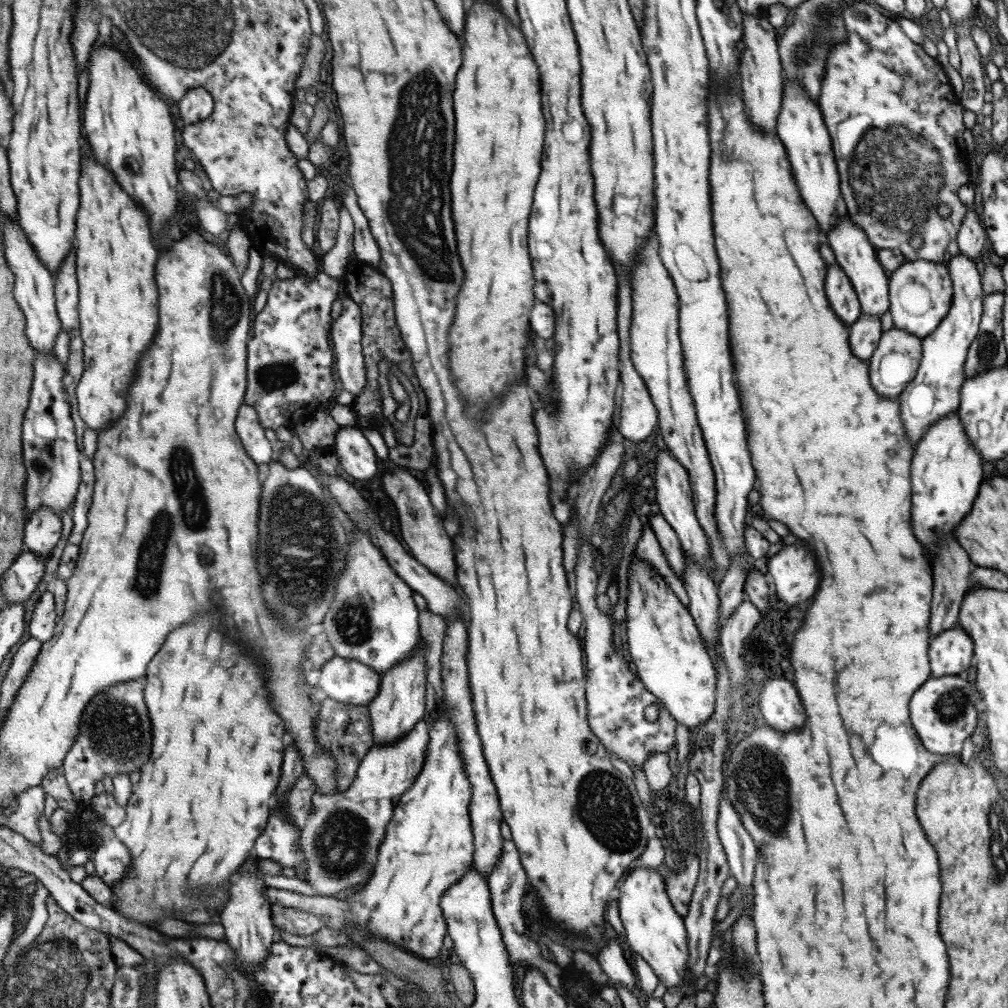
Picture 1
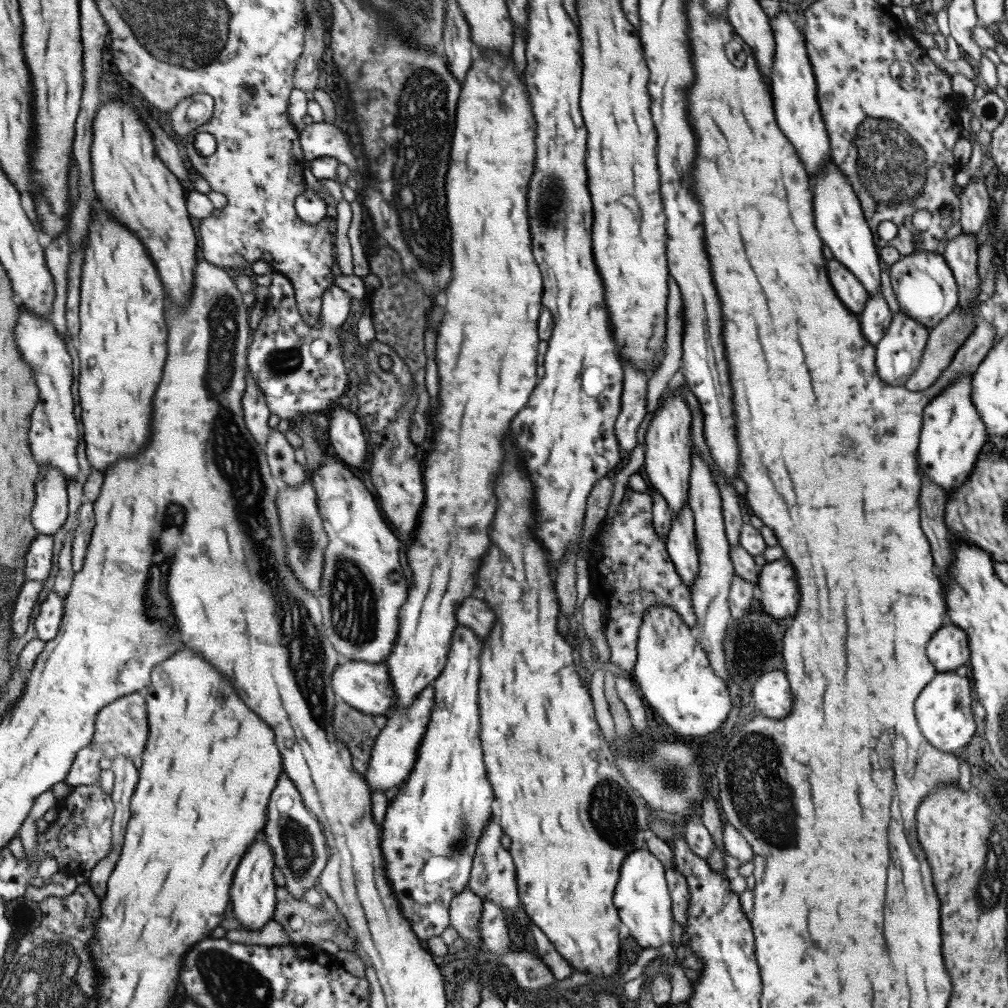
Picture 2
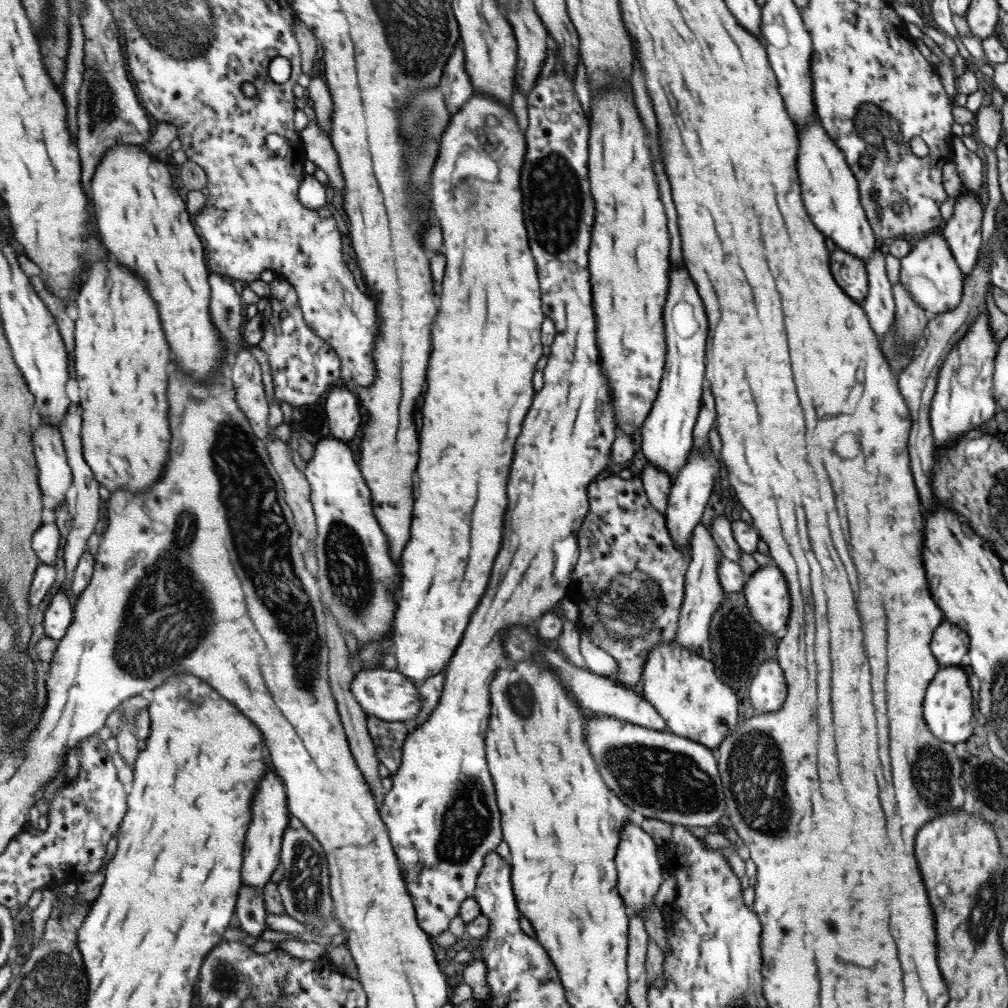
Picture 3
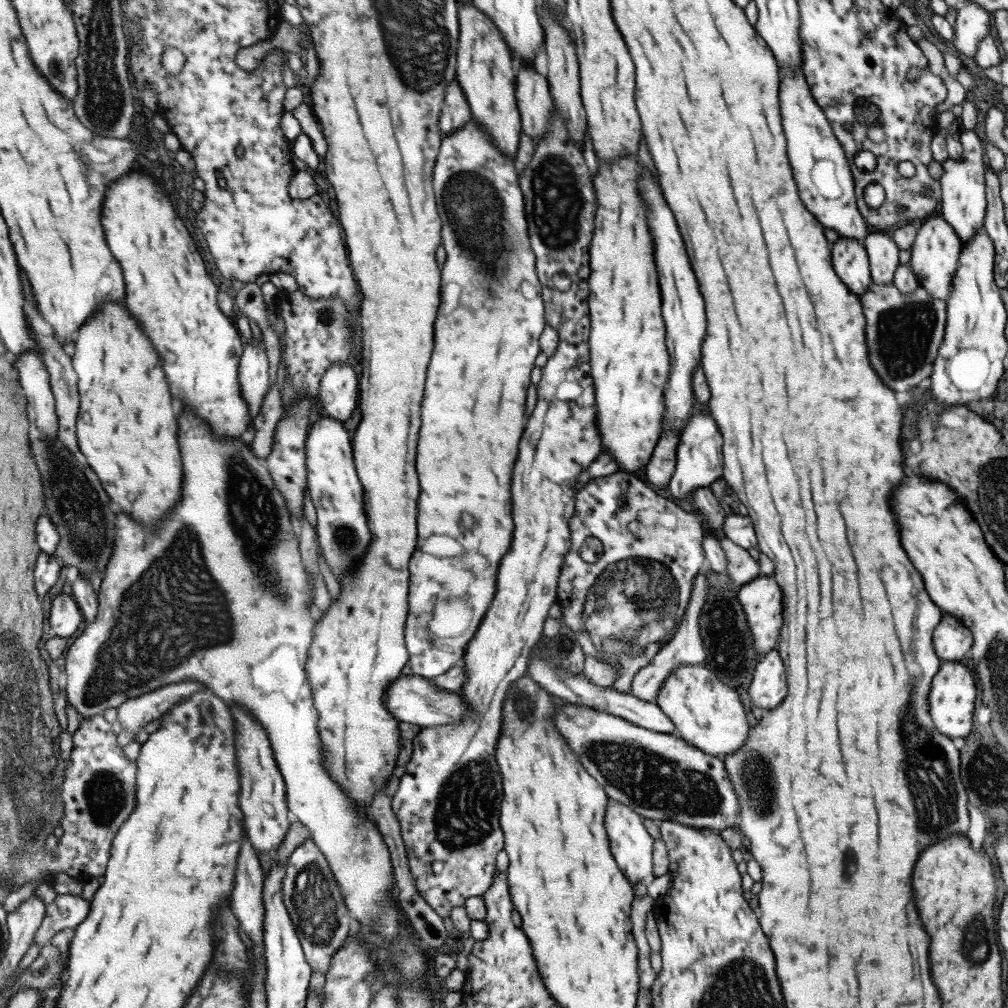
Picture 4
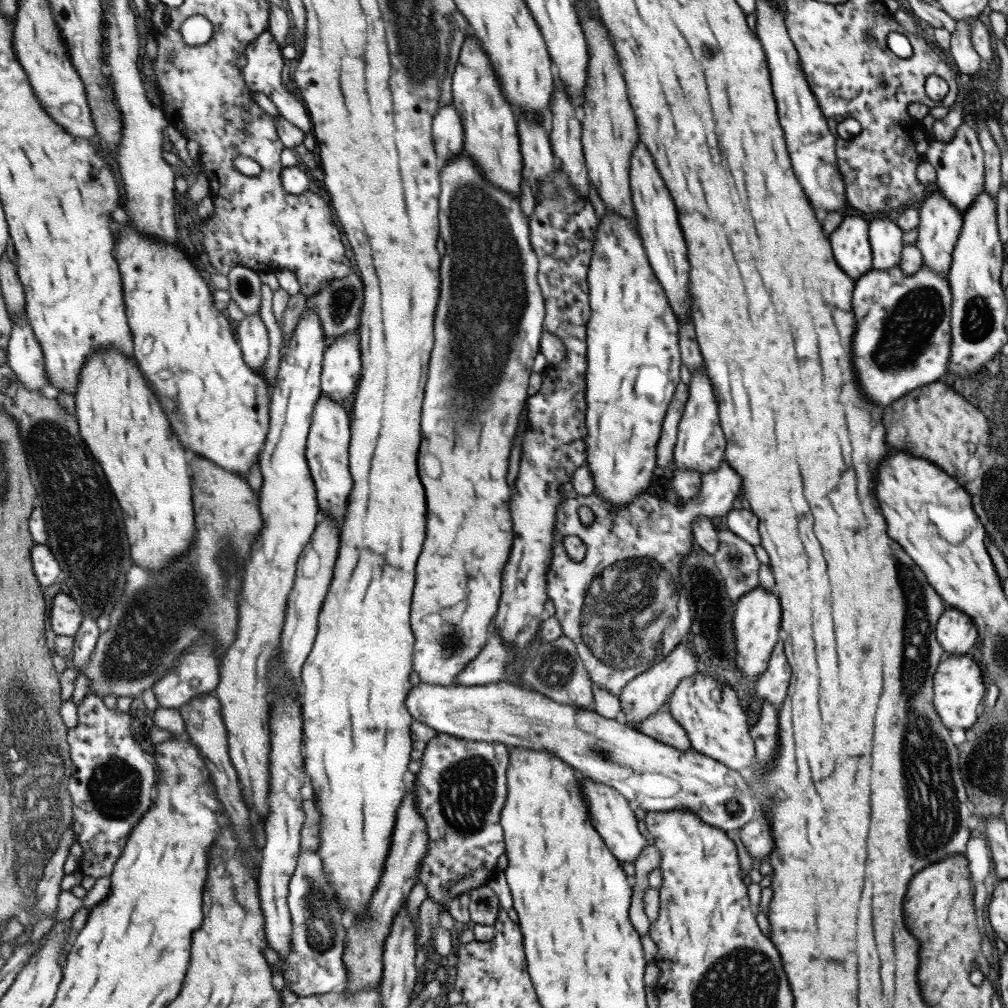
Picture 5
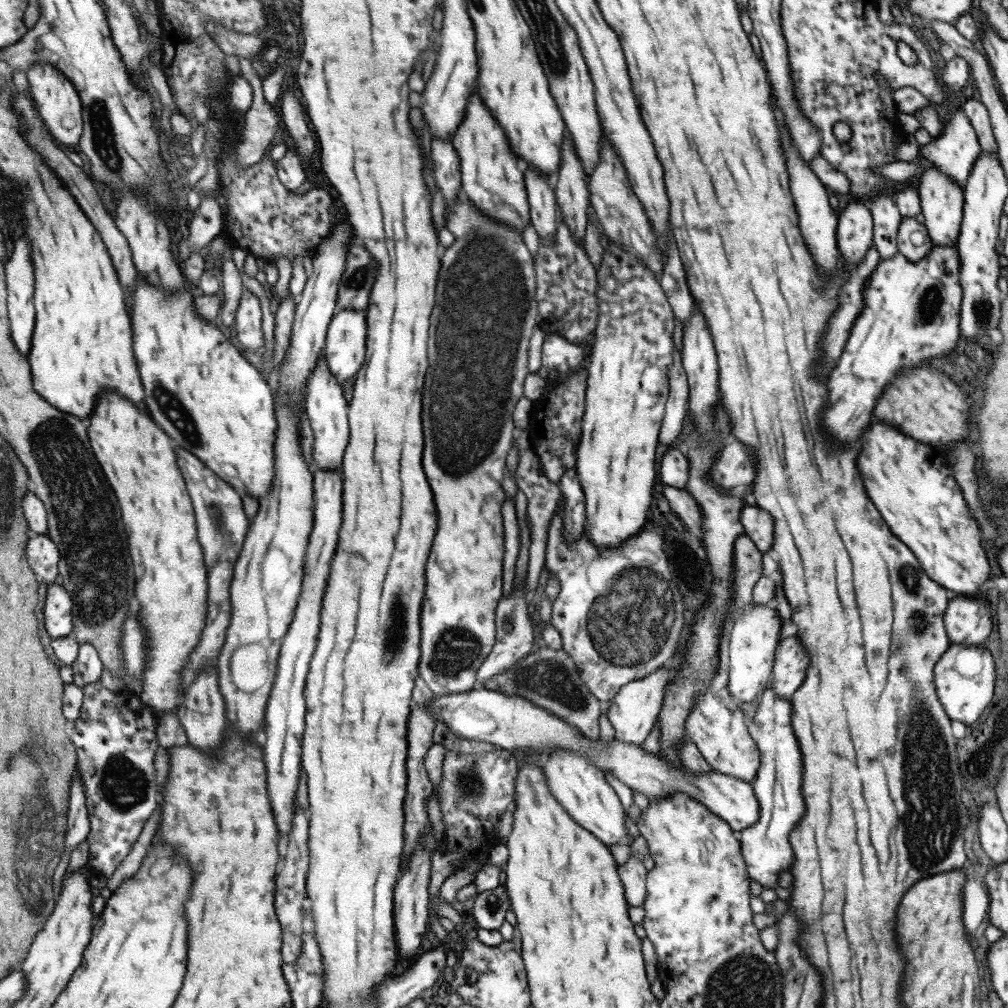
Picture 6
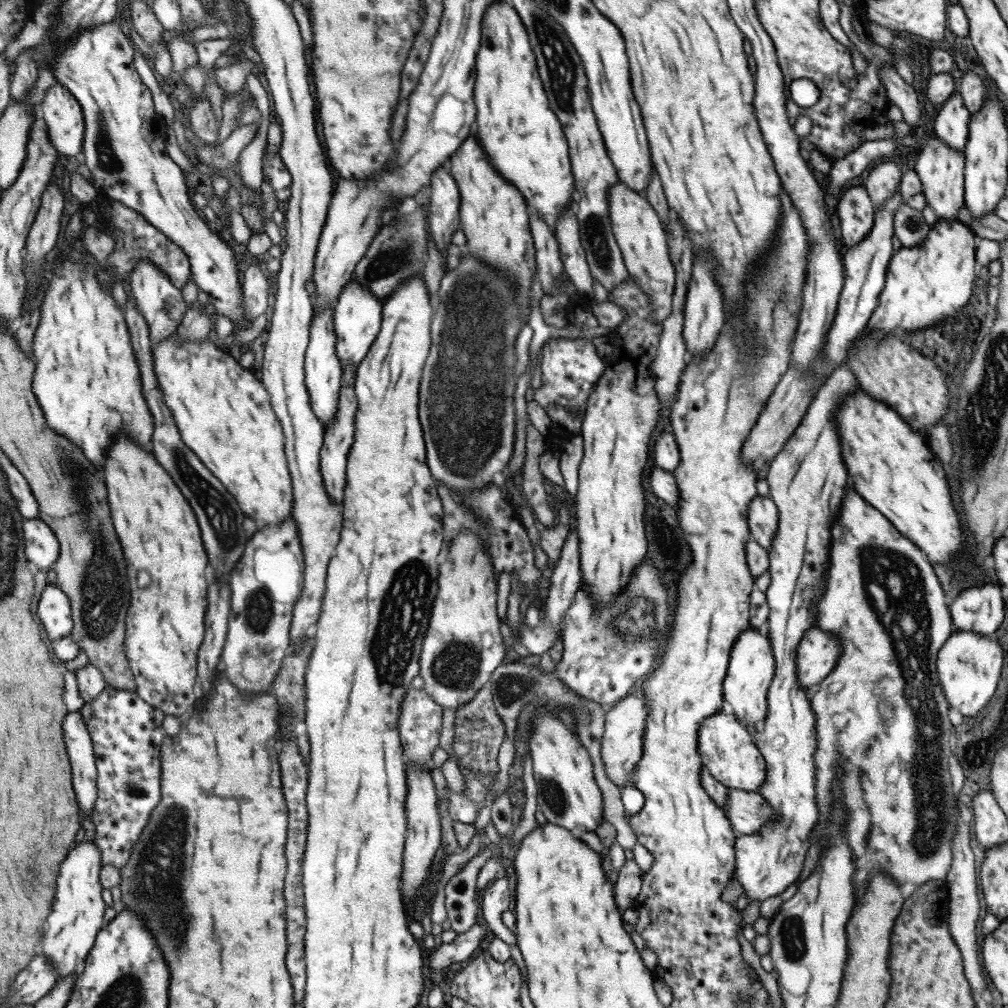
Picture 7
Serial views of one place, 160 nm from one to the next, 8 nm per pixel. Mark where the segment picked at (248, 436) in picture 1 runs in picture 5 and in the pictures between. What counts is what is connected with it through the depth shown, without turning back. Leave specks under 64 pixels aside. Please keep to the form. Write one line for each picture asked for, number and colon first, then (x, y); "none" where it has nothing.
2: (257, 413)
3: (246, 373)
4: (255, 381)
5: (254, 338)

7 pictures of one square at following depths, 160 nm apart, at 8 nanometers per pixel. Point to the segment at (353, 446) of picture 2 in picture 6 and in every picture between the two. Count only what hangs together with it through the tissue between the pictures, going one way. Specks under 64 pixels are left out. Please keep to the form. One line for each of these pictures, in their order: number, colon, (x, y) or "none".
3: (343, 408)
4: (339, 393)
5: (341, 376)
6: (345, 346)

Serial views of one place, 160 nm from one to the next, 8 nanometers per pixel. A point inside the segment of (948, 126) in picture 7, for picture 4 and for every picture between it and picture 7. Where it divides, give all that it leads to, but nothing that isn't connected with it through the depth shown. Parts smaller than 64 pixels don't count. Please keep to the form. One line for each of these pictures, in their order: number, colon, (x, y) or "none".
4: (962, 203)
5: (959, 165)
6: (953, 151)

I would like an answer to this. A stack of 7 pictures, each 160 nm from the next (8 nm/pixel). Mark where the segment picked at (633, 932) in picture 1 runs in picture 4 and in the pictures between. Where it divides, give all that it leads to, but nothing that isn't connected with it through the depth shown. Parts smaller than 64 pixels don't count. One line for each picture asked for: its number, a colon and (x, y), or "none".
2: (641, 897)
3: (638, 873)
4: (630, 845)

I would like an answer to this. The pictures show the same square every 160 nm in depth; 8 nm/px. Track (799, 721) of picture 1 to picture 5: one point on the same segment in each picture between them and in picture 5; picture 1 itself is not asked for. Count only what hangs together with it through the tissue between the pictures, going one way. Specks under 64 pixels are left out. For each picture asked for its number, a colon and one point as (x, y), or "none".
2: (771, 694)
3: (767, 691)
4: (768, 684)
5: (770, 686)

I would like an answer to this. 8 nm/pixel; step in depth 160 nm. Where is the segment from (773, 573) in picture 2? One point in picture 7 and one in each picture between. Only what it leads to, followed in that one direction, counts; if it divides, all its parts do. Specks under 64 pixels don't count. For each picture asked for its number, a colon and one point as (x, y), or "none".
3: (765, 595)
4: (761, 600)
5: (756, 620)
6: (753, 639)
7: (750, 668)

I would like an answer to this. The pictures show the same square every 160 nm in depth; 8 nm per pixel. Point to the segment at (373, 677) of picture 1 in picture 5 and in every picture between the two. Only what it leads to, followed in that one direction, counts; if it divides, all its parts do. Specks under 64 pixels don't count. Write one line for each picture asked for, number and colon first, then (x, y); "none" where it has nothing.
2: (367, 687)
3: (388, 695)
4: (412, 699)
5: (660, 778)

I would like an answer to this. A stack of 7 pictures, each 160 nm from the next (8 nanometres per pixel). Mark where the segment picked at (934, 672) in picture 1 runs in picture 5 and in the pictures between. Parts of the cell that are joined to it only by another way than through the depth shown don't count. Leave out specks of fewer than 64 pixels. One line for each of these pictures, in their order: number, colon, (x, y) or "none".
2: (948, 648)
3: (948, 644)
4: (950, 640)
5: (954, 631)

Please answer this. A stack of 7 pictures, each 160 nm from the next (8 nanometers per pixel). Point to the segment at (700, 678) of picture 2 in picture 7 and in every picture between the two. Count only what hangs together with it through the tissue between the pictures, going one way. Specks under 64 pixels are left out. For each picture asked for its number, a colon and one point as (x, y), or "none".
3: (683, 688)
4: (705, 713)
5: (708, 711)
6: (714, 725)
7: (725, 745)

